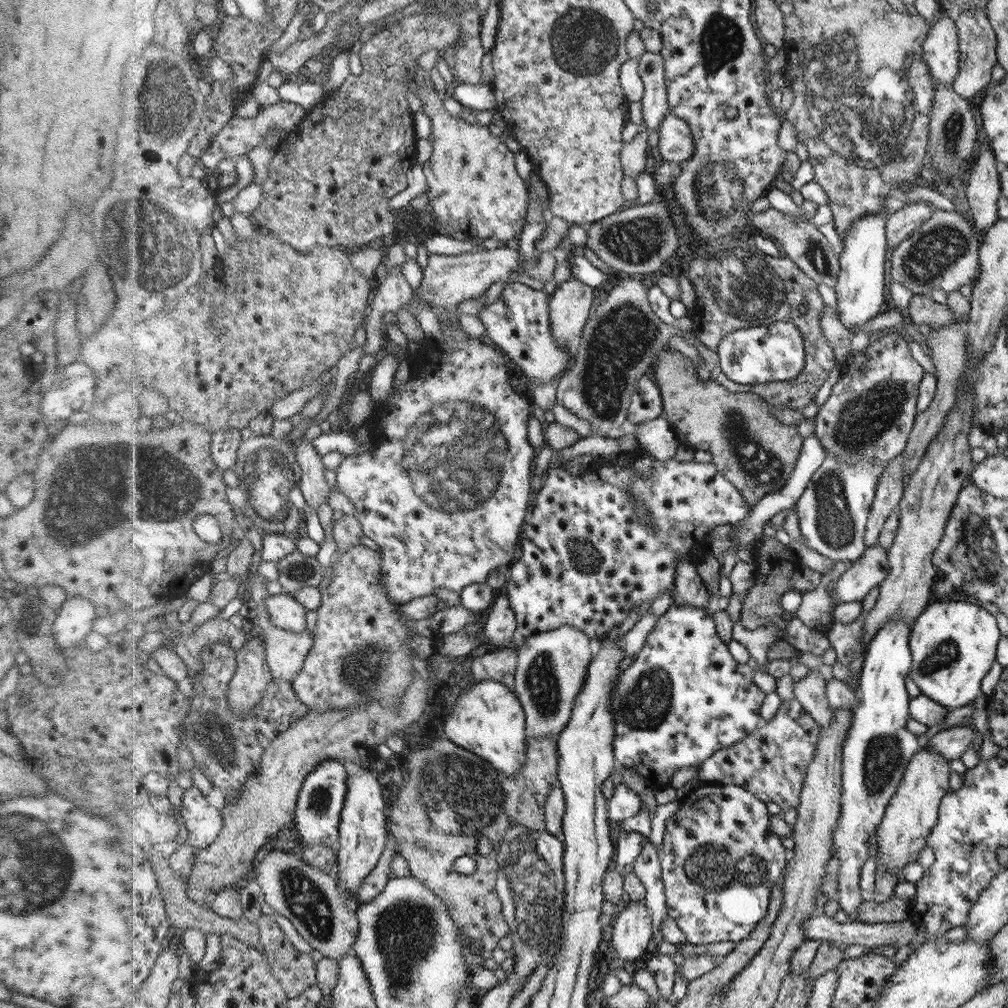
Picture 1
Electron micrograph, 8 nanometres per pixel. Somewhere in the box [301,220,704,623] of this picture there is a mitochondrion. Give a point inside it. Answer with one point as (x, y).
(451, 455)

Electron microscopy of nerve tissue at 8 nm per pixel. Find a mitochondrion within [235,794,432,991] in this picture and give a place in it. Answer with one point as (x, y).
(304, 899)

